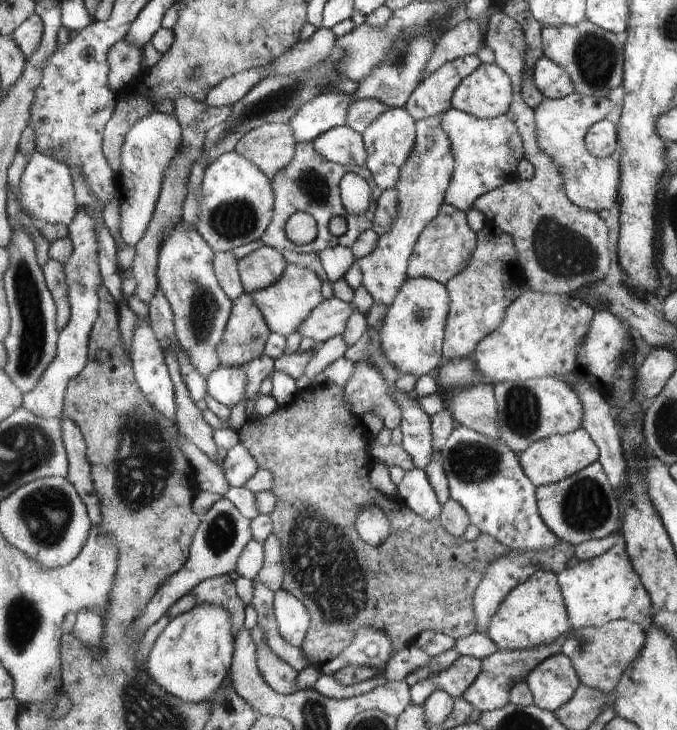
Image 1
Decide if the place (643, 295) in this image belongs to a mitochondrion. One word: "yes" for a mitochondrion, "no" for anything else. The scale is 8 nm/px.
no

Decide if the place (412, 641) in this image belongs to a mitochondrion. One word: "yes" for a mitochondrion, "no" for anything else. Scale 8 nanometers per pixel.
no

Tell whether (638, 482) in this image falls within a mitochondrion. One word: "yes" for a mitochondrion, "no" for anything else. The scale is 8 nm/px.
no

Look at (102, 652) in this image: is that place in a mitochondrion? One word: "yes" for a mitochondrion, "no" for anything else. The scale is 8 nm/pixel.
no

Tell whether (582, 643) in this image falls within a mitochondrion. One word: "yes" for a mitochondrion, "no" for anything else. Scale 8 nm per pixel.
yes

